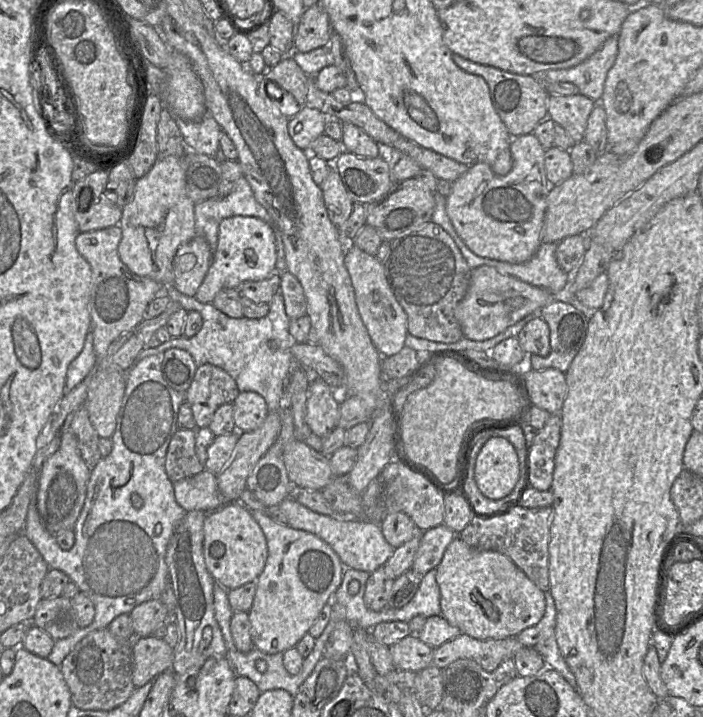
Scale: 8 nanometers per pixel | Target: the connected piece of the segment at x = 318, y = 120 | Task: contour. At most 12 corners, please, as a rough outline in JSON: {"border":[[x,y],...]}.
{"border":[[305,105],[289,119],[289,135],[310,152],[327,119]]}

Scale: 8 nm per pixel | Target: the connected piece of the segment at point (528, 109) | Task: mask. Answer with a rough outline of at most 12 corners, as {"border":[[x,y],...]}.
{"border":[[452,55],[488,84],[512,137],[548,117],[549,93],[538,76]]}

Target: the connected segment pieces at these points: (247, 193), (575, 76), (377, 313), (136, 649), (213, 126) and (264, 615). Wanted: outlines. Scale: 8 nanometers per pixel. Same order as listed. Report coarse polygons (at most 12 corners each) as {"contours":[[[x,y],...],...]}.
{"contours":[[[242,176],[232,191],[197,202],[195,232],[214,254],[219,225],[232,216],[272,218]],[[618,36],[580,64],[543,73],[544,82],[570,82],[600,103],[618,53]],[[351,243],[344,264],[381,356],[405,346],[407,315],[384,264]],[[152,635],[132,646],[136,688],[170,670],[174,649]],[[207,112],[200,121],[175,116],[190,151],[215,157],[221,126]],[[250,511],[268,557],[248,612],[254,646],[285,652],[342,583],[316,535]]]}

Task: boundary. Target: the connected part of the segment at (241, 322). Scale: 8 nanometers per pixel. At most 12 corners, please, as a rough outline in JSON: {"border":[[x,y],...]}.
{"border":[[164,286],[202,326],[172,337],[185,350],[281,410],[294,369],[280,290],[259,319],[230,318],[212,303]]}

